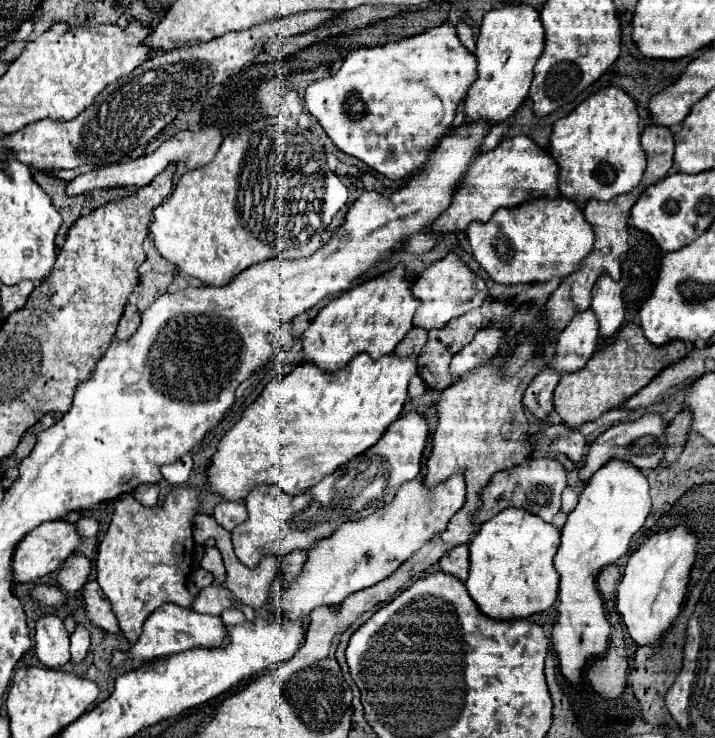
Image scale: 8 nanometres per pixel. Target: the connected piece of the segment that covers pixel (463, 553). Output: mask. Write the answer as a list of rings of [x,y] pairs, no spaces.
[[[462,544],[462,546],[456,546],[454,550],[450,550],[440,562],[438,562],[440,570],[446,572],[446,574],[452,574],[456,576],[458,580],[466,582],[468,578],[468,546]]]

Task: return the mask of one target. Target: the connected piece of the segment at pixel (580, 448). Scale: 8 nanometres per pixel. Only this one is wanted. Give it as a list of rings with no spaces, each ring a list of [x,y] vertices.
[[[574,430],[568,436],[556,438],[554,446],[556,446],[558,452],[566,454],[572,462],[580,462],[582,456],[584,456],[584,452],[586,452],[586,438],[578,430]]]

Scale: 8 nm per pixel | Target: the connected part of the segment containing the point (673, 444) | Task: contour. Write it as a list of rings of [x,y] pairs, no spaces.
[[[682,410],[676,414],[676,418],[666,428],[666,446],[668,450],[680,450],[688,438],[690,430],[690,412]]]

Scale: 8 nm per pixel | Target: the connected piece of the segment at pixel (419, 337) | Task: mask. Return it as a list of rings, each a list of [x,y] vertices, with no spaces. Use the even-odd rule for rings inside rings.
[[[412,328],[412,330],[404,336],[404,340],[398,344],[396,354],[402,356],[402,360],[408,360],[408,358],[416,360],[418,354],[420,354],[420,350],[424,348],[424,344],[426,344],[426,330],[422,330],[422,328]]]

